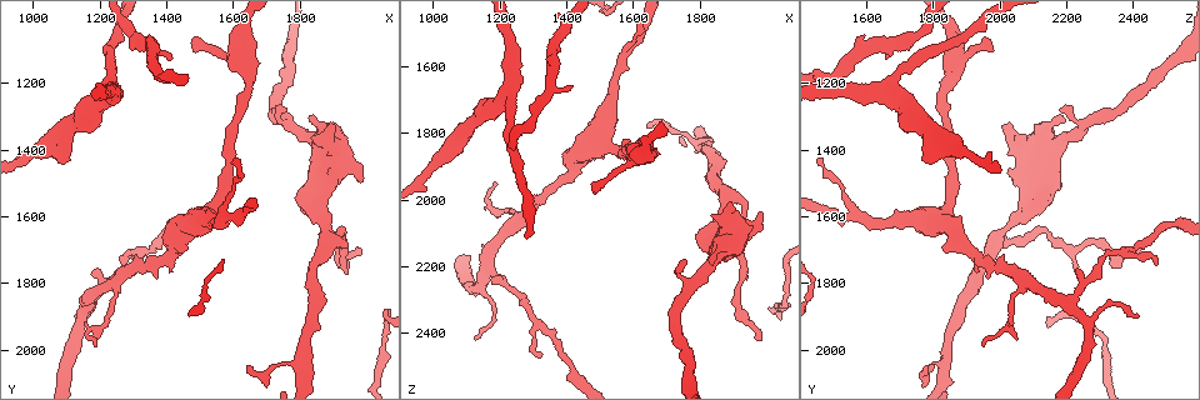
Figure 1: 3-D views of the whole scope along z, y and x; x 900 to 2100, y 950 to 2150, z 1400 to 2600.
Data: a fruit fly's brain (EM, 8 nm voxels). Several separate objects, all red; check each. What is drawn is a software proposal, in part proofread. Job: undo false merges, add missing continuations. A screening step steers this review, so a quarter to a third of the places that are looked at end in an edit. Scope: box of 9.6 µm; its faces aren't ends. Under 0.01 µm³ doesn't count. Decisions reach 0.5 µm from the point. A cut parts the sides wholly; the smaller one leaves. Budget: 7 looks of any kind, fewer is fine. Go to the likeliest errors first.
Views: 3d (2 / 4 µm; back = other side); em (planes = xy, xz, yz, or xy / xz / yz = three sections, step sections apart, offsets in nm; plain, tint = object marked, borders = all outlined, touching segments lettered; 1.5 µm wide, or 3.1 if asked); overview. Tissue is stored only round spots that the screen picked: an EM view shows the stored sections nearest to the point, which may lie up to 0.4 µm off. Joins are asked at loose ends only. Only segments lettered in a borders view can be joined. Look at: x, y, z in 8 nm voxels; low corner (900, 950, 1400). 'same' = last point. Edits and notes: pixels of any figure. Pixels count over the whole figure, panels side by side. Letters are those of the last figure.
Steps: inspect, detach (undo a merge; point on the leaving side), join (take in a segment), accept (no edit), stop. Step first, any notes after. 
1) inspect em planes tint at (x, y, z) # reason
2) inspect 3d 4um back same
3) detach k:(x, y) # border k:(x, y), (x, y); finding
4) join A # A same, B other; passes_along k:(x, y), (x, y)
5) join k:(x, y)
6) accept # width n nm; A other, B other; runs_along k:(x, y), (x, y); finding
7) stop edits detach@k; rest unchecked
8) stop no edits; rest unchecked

inspect 3d 4um at (1990, 1500, 2040) # free end

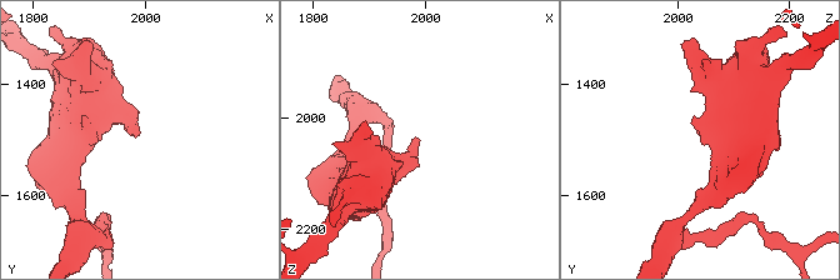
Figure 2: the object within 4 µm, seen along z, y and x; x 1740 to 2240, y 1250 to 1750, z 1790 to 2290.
inspect em xz step 4 borders at (1985, 1490, 2040) # now the EM

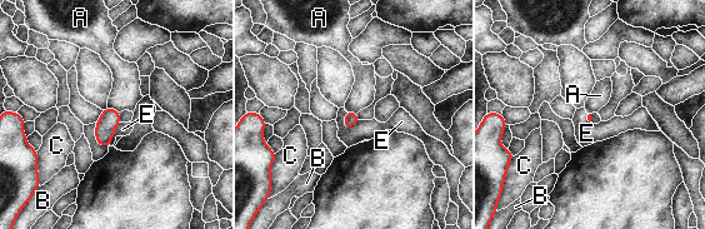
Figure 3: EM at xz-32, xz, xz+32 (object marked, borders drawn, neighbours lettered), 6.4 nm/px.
inspect em planes borders same

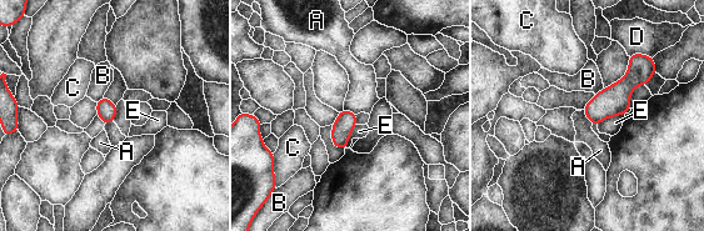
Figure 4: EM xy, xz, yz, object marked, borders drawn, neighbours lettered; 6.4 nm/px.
accept # longest_contact E 190 nm; A other, B other, C other, D other, E other; no lettered segment goes on from it

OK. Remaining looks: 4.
inspect 3d 2um at (1120, 1900, 2410) # branch stops here

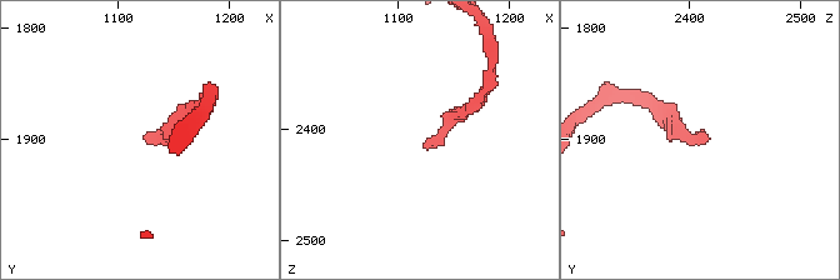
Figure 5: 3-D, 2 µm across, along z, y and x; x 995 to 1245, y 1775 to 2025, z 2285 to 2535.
inspect em planes borders at (1124, 1902, 2416)

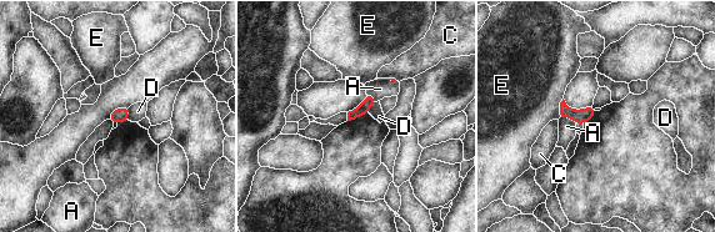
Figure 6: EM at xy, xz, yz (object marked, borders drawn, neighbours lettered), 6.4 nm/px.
accept # A other, C other, D other, E other; border 6:(128, 107), (129, 120); no lettered segment goes on from it

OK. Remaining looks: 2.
inspect 3d 4um at (1640, 2060, 1780) # free end

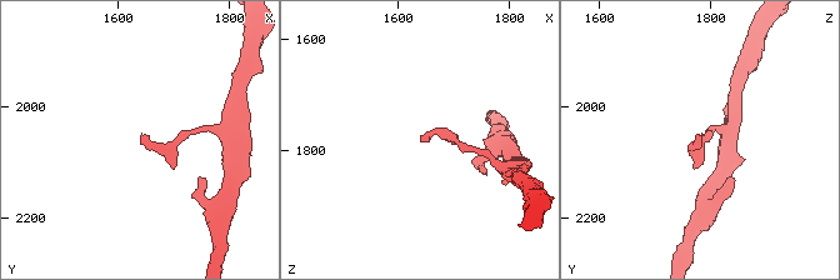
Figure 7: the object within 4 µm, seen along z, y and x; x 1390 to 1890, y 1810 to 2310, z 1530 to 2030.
inspect em planes borders at (1640, 2050, 1780) # shape alone is not enough

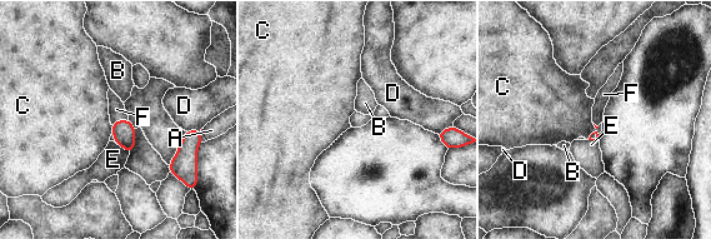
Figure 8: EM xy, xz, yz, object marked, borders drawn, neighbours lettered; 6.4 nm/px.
join F # longest_contact F 120 nm; A other, B other, C other, D other, E other, F same; the cell continues

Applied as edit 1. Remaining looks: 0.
stop edits join@8; rest unchecked

